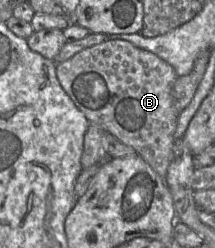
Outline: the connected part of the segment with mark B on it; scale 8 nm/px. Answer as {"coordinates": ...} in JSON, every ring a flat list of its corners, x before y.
{"coordinates":[[108,40,86,48,68,60,56,63,56,76,62,89,85,115,89,125,99,126,104,133,109,133,123,144,132,147,159,177,165,178,173,159,176,141,174,132,179,117,172,97,172,88,178,76,169,63,126,40]]}

